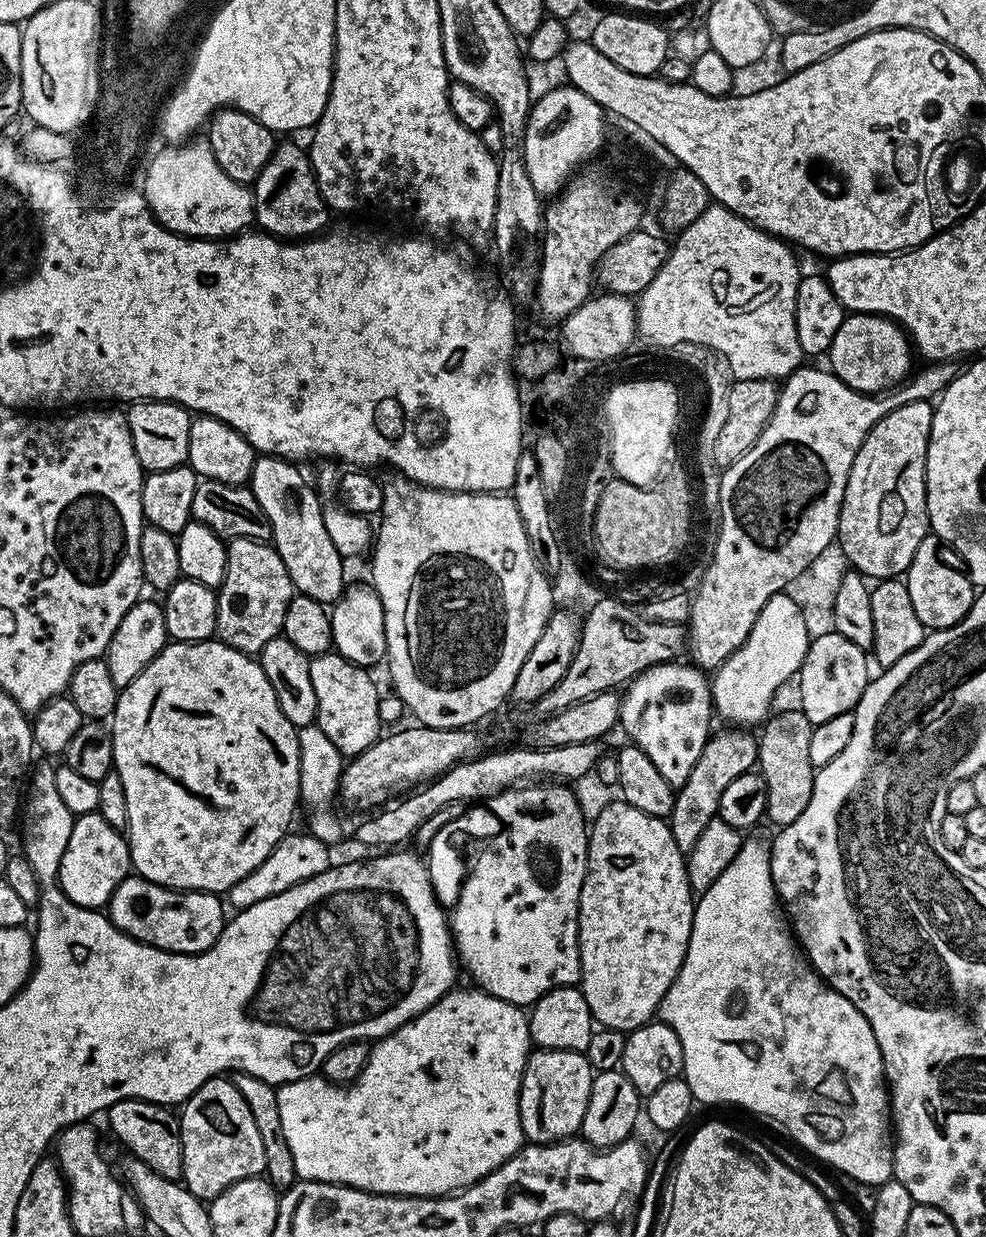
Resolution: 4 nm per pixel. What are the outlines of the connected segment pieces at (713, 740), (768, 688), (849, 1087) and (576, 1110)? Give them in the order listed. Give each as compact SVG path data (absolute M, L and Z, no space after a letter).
M728 730L732 732L720 732L712 734L705 742L705 749L701 757L696 761L684 785L676 792L676 801L672 812L666 818L668 828L674 834L674 842L678 842L678 850L689 853L694 850L694 842L698 842L702 830L711 820L717 819L722 794L734 778L753 771L758 764L758 740L748 730Z
M786 594L772 596L758 614L744 645L711 677L712 703L717 717L729 720L732 726L759 725L769 715L768 707L776 691L795 677L804 665L810 637L802 610Z
M745 839L734 862L730 862L728 871L718 874L712 885L705 892L699 893L692 910L692 933L684 965L680 967L670 990L666 990L658 1016L663 1023L672 1027L674 1034L678 1034L678 1042L682 1042L682 1076L692 1087L693 1101L700 1103L701 1100L704 1104L737 1104L748 1112L769 1116L770 1119L777 1120L810 1155L825 1160L829 1169L837 1168L860 1184L879 1186L893 1179L894 1121L890 1115L890 1089L884 1078L884 1059L878 1050L874 1030L870 1030L870 1022L862 1018L860 1011L846 998L842 998L842 994L834 991L809 964L808 957L804 955L790 927L780 897L776 895L772 877L772 849L767 839Z
M549 1048L533 1051L528 1057L522 1074L522 1082L520 1083L520 1121L522 1122L525 1141L529 1144L554 1144L557 1140L575 1137L582 1126L582 1118L586 1118L586 1102L590 1102L590 1086L592 1085L593 1075L594 1069L591 1066L591 1062L583 1052L567 1052L566 1050L550 1050Z

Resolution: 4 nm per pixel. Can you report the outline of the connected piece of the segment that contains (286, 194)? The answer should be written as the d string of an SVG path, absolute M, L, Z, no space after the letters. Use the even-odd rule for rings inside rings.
M277 143L266 166L250 188L254 201L254 220L269 236L277 238L312 238L323 233L329 209L320 196L307 151L296 144Z

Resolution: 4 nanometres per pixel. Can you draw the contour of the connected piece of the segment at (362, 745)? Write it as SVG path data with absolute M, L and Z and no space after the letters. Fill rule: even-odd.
M335 650L323 652L321 656L313 656L310 659L310 682L314 682L314 694L318 694L315 727L320 728L322 734L326 734L330 742L334 742L334 746L338 746L341 757L351 758L362 754L362 750L366 750L382 735L382 723L379 718L382 692L376 689L371 674L367 667L360 667Z

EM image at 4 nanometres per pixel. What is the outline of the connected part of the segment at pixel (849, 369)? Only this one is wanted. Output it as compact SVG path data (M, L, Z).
M857 312L855 314L845 315L844 321L842 322L842 326L838 330L838 334L834 334L834 342L831 346L828 347L826 353L826 359L829 360L832 365L830 365L830 371L832 375L837 376L838 379L843 384L850 385L854 390L858 390L859 392L867 392L869 394L875 394L877 392L885 391L897 384L900 383L901 380L905 379L906 371L904 372L904 340L906 344L906 333L903 328L900 327L899 324L894 320L889 320L886 316L874 316L866 312Z

